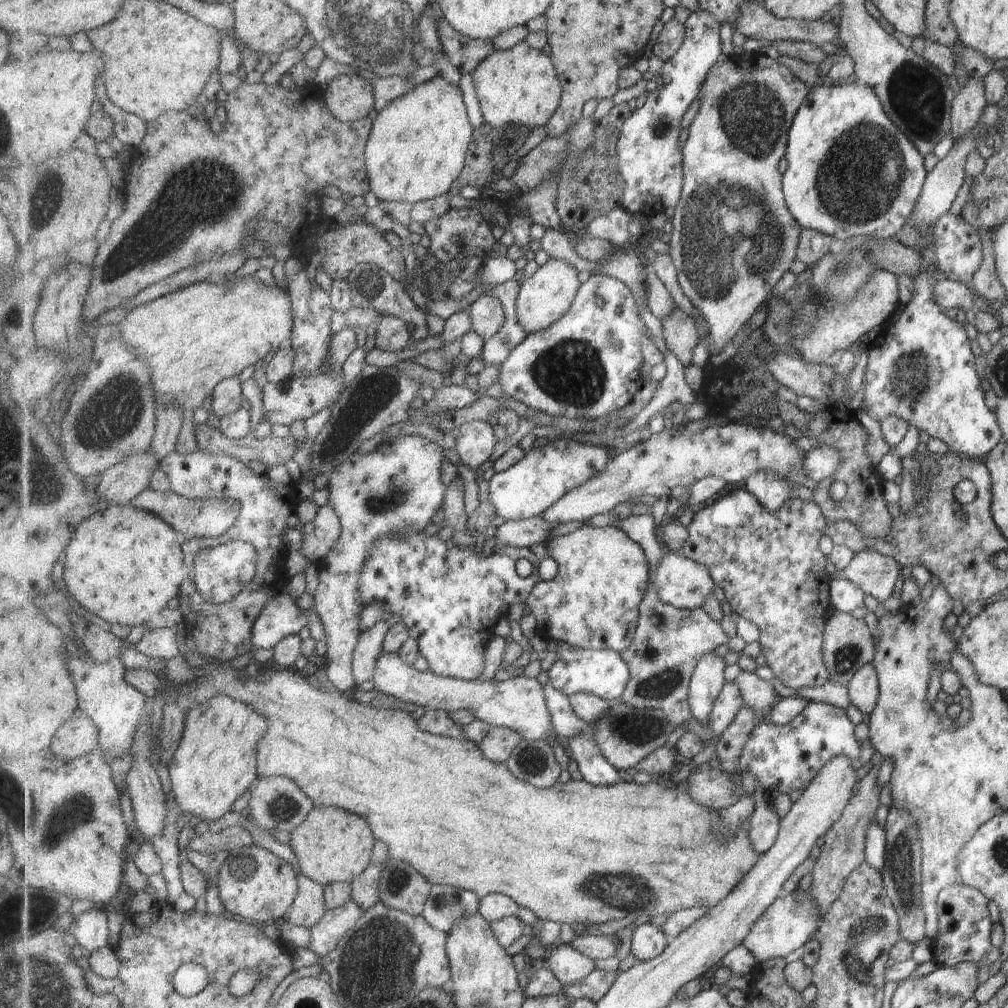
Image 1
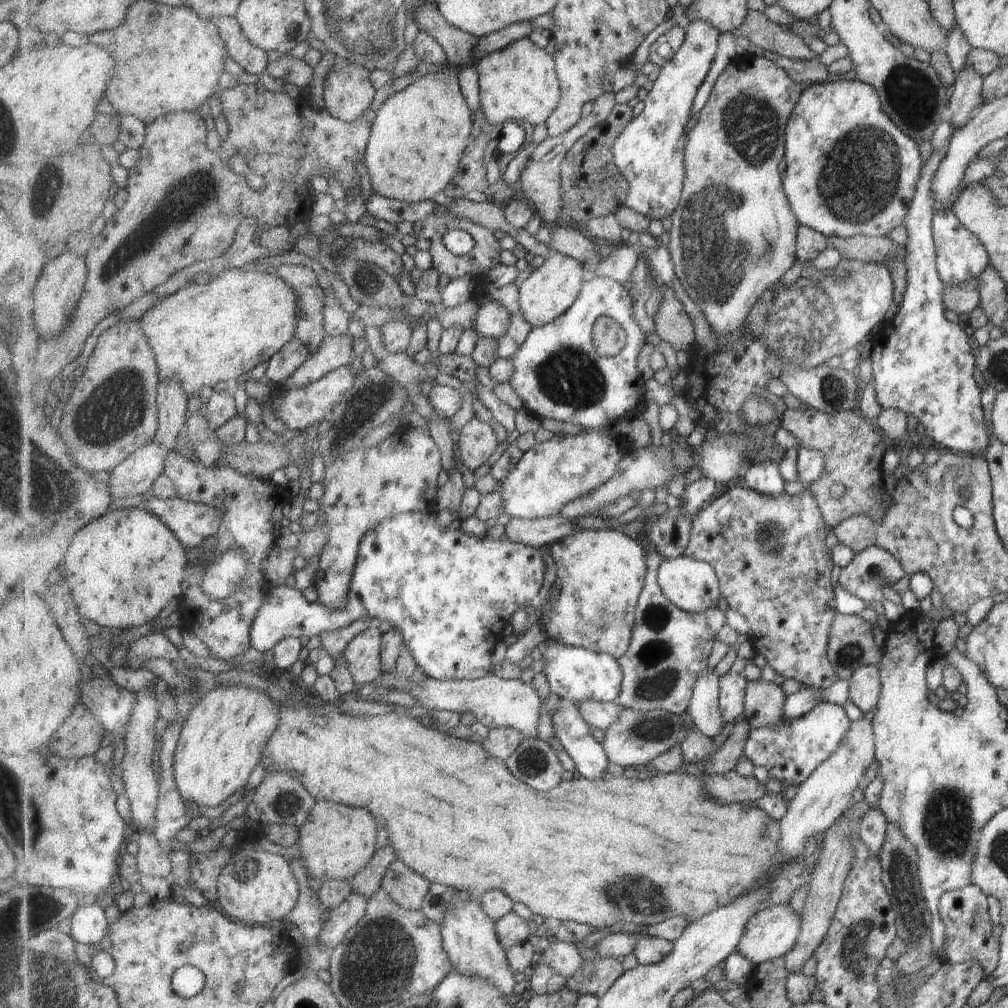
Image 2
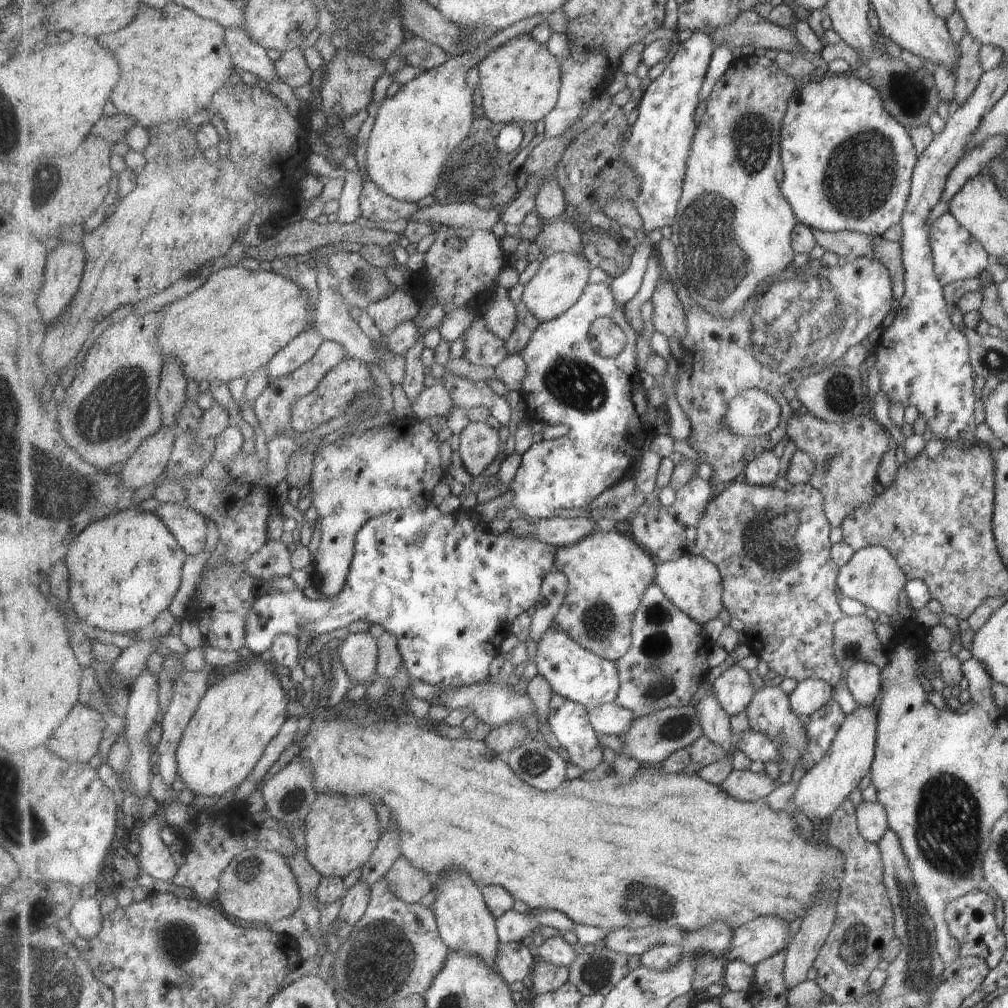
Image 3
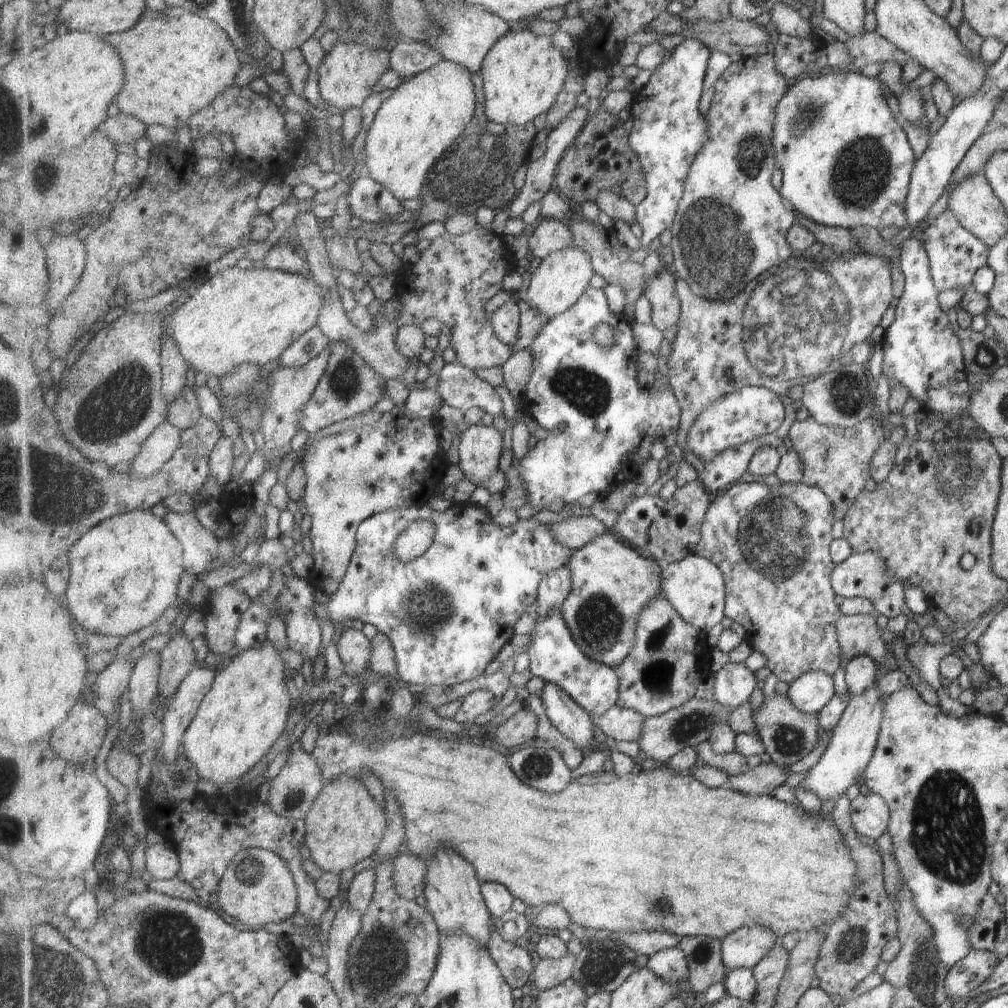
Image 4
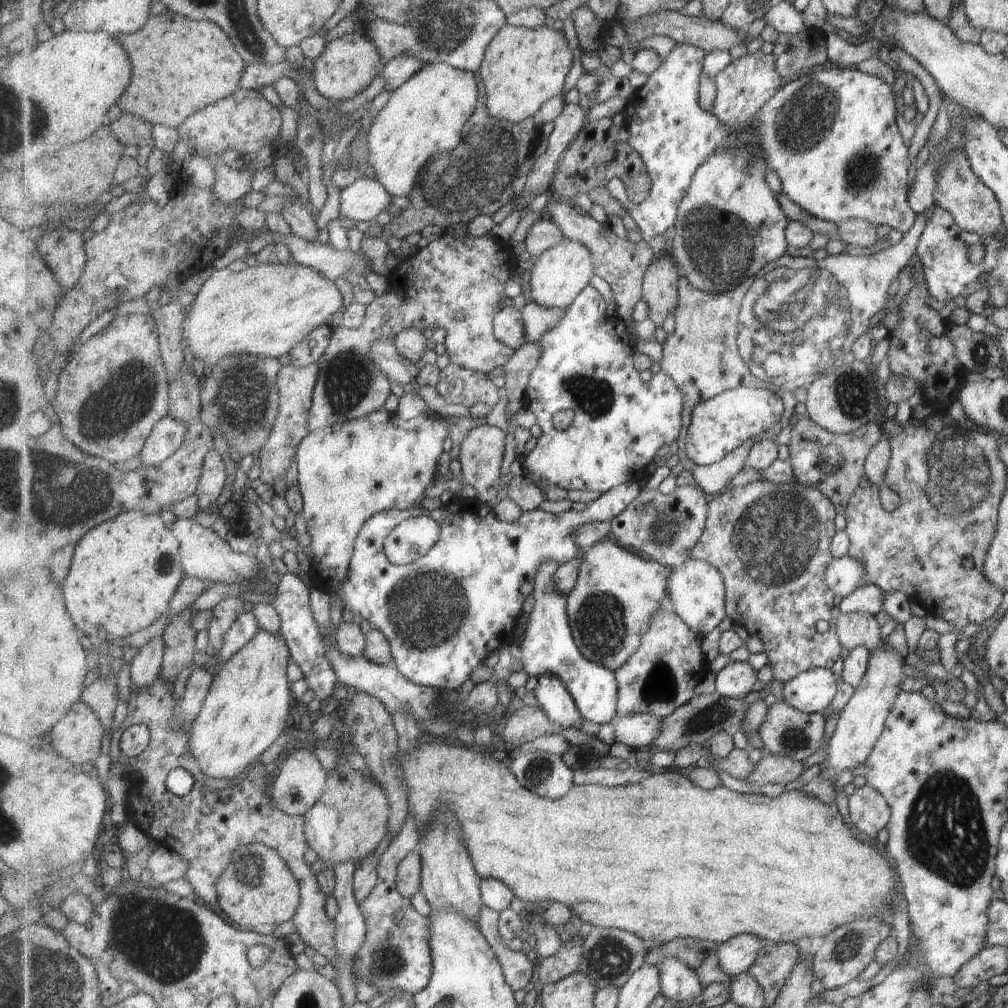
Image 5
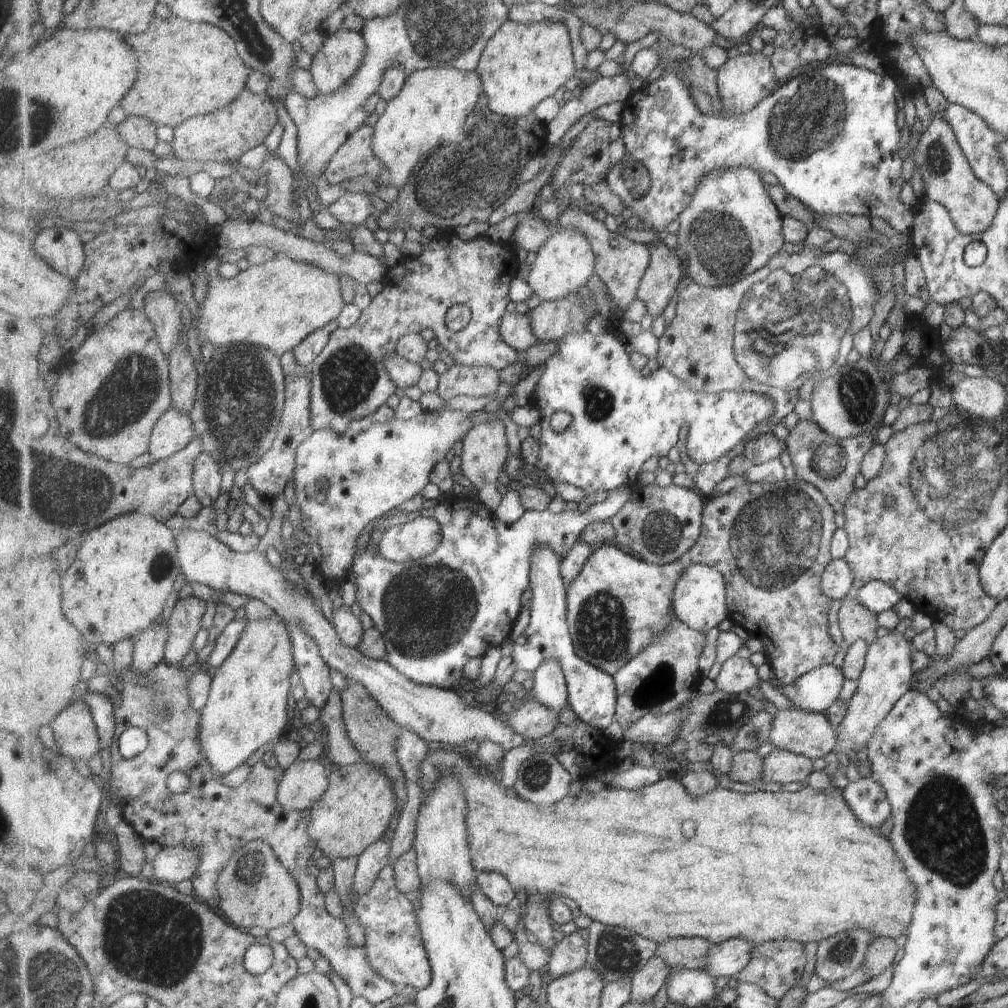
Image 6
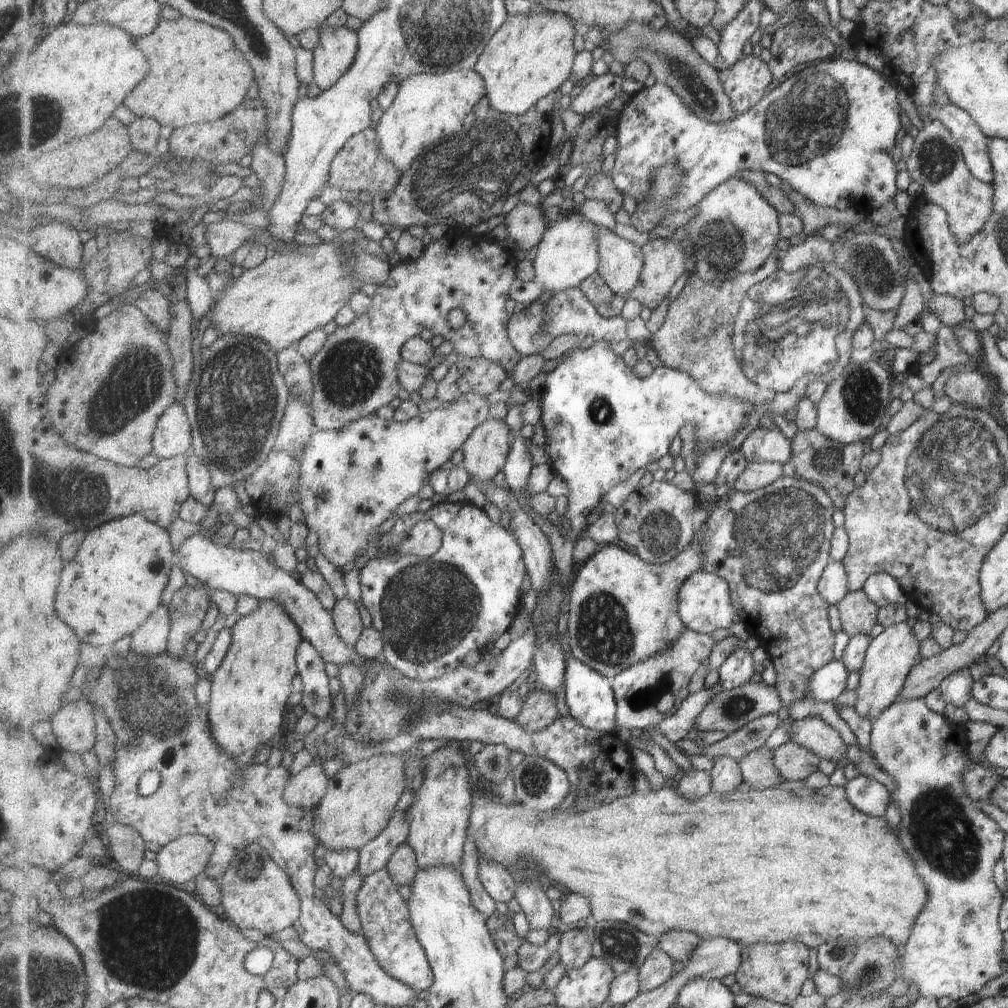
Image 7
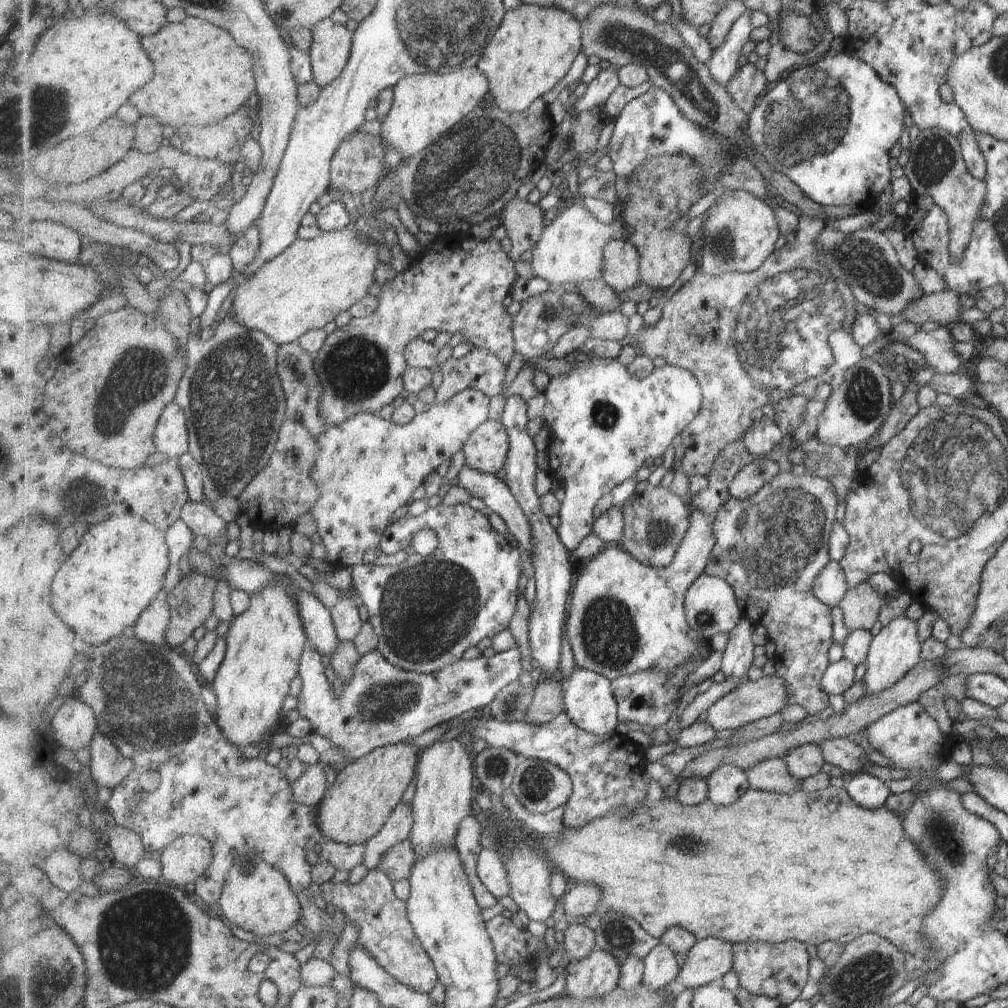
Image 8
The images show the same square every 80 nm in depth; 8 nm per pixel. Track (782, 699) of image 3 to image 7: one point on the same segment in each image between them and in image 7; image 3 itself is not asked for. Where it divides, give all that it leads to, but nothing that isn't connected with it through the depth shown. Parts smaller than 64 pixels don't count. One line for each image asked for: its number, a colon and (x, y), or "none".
4: (788, 734)
5: (788, 731)
6: (807, 733)
7: (824, 742)

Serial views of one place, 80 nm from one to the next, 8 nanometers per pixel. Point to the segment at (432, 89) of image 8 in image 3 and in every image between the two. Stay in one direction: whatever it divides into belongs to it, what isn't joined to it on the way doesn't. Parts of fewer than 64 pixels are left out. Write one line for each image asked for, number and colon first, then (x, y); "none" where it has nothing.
3: (416, 131)
4: (425, 115)
5: (426, 114)
6: (431, 110)
7: (429, 108)

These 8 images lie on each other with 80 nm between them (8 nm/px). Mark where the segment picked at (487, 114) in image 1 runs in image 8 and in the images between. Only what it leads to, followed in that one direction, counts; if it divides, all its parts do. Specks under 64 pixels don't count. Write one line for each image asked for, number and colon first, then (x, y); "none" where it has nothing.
2: (520, 82)
3: (520, 82)
4: (523, 75)
5: (524, 67)
6: (523, 63)
7: (531, 56)
8: (534, 48)

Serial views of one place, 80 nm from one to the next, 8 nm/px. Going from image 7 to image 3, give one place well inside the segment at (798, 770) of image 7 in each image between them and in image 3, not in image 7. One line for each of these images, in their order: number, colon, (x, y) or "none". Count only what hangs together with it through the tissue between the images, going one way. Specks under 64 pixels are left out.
3: (748, 786)
4: (762, 780)
5: (775, 769)
6: (782, 765)

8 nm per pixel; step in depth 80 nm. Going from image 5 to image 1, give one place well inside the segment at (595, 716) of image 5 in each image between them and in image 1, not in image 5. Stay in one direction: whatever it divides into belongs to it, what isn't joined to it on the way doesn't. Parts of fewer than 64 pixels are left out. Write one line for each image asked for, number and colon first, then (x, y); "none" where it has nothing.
1: (604, 673)
2: (577, 674)
3: (578, 674)
4: (554, 655)

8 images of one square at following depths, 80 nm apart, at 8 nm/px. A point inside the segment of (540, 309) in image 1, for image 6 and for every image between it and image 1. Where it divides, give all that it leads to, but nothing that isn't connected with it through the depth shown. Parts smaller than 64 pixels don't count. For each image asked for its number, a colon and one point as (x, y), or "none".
2: (550, 291)
3: (559, 282)
4: (560, 280)
5: (559, 276)
6: (565, 265)

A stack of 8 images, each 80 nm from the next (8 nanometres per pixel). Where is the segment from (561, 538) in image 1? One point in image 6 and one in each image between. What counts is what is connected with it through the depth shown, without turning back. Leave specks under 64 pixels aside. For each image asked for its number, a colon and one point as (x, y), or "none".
2: (601, 575)
3: (609, 574)
4: (612, 581)
5: (618, 591)
6: (620, 603)

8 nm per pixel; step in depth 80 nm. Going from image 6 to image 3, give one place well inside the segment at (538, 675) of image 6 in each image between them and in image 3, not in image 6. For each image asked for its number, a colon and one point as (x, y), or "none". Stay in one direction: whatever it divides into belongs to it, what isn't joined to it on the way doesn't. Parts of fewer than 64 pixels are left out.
3: (569, 721)
4: (563, 712)
5: (553, 696)

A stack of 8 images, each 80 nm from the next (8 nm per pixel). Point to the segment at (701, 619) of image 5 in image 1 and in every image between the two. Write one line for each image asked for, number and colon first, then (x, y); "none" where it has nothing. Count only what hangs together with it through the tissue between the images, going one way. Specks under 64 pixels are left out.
1: (681, 582)
2: (693, 585)
3: (695, 585)
4: (696, 588)

